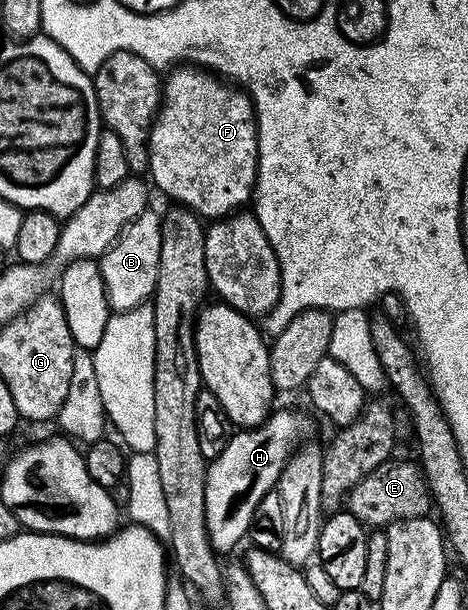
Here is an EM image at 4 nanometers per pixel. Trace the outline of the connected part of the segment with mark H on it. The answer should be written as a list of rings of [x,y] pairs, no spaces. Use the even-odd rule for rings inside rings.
[[[274,410],[258,427],[234,433],[231,441],[227,441],[227,449],[208,464],[205,472],[207,533],[214,551],[229,551],[241,538],[248,536],[255,505],[280,484],[283,469],[302,438],[300,435],[301,419],[295,412]]]

